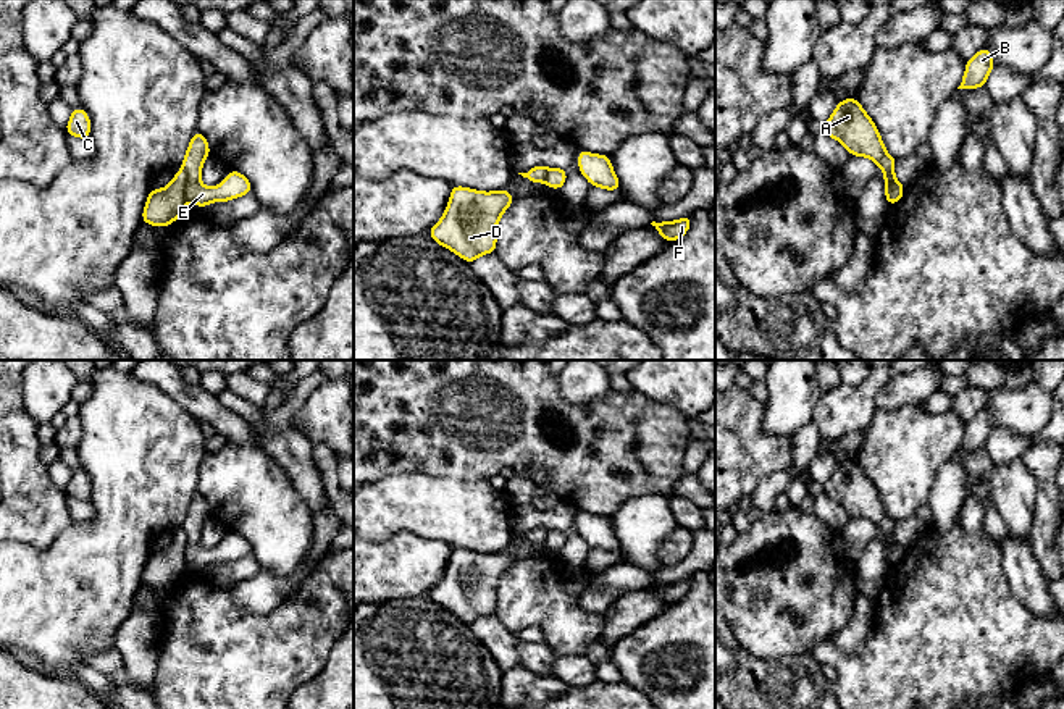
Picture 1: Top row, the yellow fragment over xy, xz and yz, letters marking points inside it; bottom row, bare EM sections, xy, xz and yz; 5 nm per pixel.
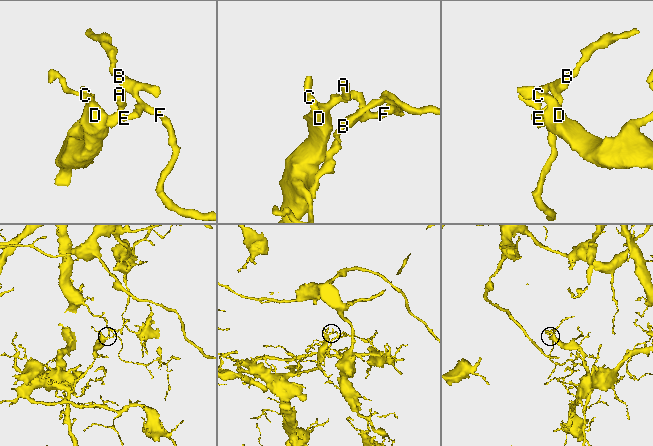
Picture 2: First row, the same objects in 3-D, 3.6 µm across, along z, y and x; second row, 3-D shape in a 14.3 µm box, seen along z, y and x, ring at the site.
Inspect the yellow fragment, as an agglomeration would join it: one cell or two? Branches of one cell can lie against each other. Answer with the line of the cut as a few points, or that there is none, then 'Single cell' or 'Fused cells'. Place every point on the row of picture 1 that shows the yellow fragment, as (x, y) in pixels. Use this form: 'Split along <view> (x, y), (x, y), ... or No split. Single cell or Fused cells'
Split along xy (183, 172), (186, 201). Fused cells

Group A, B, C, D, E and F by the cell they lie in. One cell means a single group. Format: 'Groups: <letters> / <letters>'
Groups: A B E F / C D

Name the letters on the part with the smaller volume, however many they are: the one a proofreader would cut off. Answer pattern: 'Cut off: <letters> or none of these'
Cut off: A, B, E, F

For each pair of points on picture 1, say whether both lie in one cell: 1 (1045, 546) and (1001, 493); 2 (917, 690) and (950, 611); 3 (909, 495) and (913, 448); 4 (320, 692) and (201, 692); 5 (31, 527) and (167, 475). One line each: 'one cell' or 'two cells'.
1: two cells
2: one cell
3: one cell
4: two cells
5: two cells

